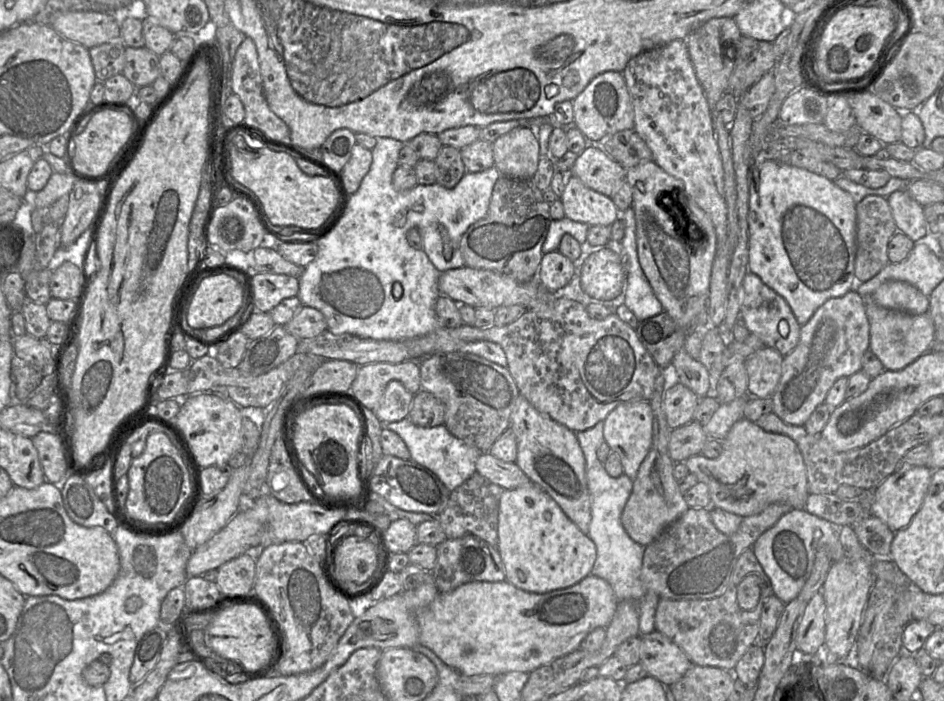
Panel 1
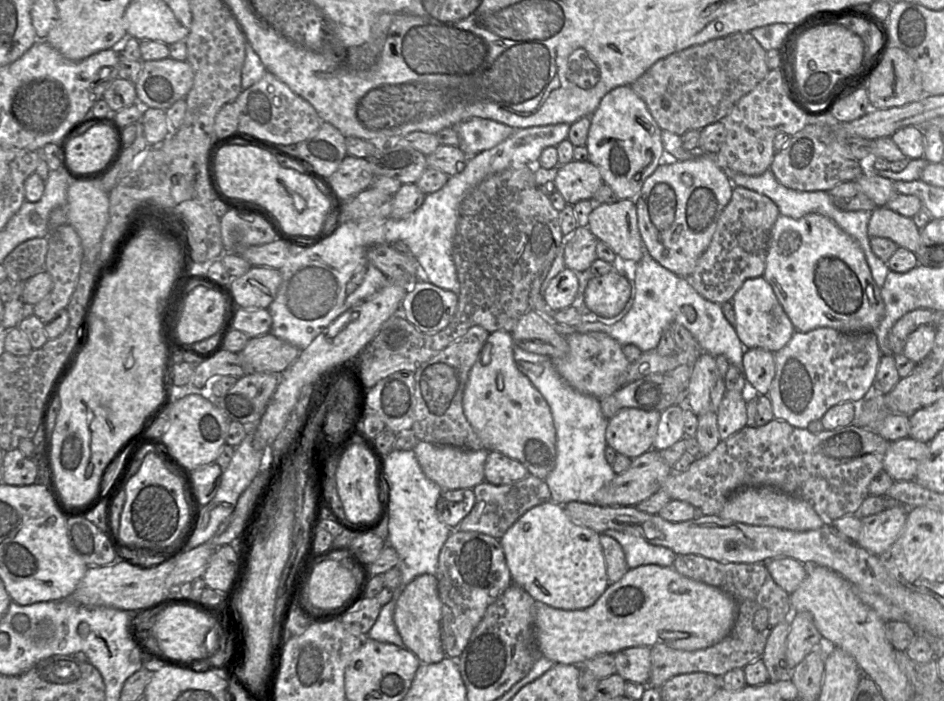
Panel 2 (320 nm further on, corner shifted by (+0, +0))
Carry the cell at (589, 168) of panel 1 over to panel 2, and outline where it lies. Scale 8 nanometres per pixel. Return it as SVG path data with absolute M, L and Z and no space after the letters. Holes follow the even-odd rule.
M572 160L558 165L555 184L567 204L574 205L581 200L592 200L603 180L598 167L589 160Z

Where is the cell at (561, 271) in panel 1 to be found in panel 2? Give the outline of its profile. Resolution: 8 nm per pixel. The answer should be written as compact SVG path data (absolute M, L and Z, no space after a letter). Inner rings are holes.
M566 267L550 281L544 299L553 311L558 311L571 306L576 300L577 292L576 272Z

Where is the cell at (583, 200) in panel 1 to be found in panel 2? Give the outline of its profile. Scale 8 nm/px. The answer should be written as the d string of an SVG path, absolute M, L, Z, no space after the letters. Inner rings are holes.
M633 199L595 205L589 214L587 227L622 259L637 263L643 257L644 244L638 229L637 209Z

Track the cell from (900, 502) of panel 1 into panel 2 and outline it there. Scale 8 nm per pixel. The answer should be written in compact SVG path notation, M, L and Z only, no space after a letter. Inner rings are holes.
M896 506L861 518L858 546L877 556L885 552L903 530L908 509Z

